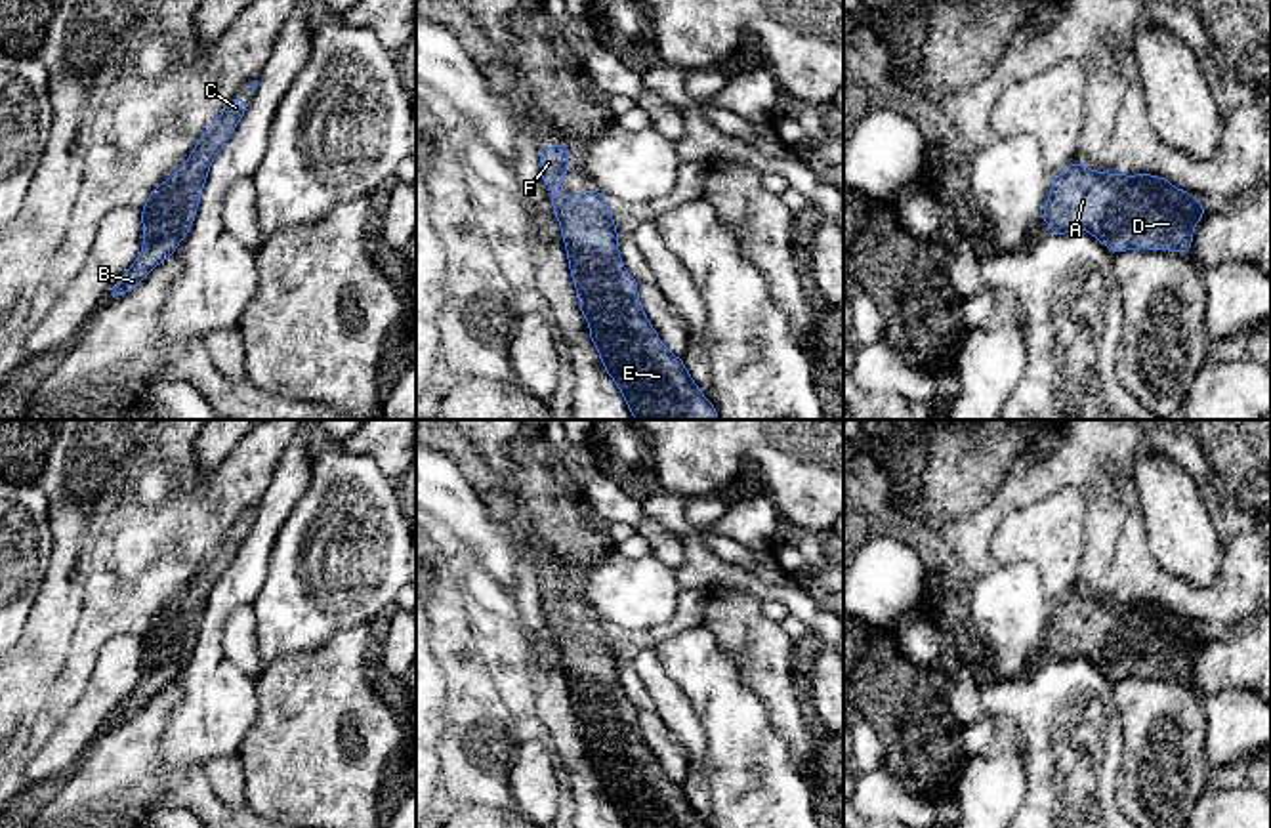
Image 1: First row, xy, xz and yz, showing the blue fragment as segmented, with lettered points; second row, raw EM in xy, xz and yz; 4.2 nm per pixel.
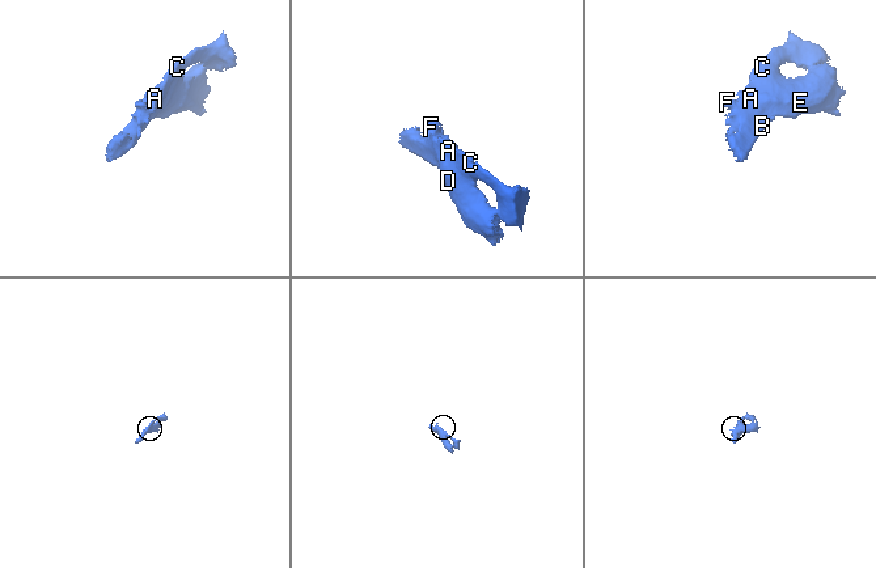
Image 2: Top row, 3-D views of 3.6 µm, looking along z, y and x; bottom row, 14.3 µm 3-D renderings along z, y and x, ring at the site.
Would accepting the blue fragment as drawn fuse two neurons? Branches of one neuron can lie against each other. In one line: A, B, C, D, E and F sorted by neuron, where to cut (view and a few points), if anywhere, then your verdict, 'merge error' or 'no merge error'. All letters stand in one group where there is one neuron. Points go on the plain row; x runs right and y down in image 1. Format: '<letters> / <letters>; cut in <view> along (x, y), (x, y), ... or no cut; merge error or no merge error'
A B C D E F; no cut; no merge error

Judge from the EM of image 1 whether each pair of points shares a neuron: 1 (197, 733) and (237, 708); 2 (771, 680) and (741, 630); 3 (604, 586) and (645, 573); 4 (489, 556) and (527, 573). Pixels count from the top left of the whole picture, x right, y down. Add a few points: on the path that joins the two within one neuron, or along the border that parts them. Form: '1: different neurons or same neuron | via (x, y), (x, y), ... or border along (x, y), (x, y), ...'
1: same neuron | via (207, 724), (222, 708), (228, 708)
2: same neuron | via (766, 668), (766, 655), (752, 641)
3: same neuron | via (613, 586), (632, 586), (636, 582)
4: different neurons | border along (527, 561), (520, 567), (518, 582), (512, 590)

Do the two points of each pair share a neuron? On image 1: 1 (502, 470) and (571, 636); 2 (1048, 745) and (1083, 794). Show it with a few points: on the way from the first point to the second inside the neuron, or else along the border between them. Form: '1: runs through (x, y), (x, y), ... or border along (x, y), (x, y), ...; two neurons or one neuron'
1: border along (514, 439), (508, 449), (510, 472); two neurons
2: runs through (1060, 756), (1071, 767), (1071, 783); one neuron

